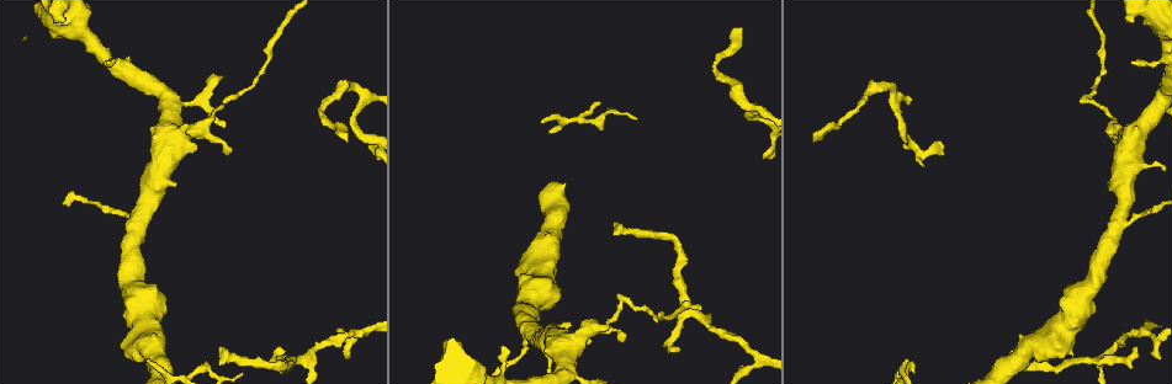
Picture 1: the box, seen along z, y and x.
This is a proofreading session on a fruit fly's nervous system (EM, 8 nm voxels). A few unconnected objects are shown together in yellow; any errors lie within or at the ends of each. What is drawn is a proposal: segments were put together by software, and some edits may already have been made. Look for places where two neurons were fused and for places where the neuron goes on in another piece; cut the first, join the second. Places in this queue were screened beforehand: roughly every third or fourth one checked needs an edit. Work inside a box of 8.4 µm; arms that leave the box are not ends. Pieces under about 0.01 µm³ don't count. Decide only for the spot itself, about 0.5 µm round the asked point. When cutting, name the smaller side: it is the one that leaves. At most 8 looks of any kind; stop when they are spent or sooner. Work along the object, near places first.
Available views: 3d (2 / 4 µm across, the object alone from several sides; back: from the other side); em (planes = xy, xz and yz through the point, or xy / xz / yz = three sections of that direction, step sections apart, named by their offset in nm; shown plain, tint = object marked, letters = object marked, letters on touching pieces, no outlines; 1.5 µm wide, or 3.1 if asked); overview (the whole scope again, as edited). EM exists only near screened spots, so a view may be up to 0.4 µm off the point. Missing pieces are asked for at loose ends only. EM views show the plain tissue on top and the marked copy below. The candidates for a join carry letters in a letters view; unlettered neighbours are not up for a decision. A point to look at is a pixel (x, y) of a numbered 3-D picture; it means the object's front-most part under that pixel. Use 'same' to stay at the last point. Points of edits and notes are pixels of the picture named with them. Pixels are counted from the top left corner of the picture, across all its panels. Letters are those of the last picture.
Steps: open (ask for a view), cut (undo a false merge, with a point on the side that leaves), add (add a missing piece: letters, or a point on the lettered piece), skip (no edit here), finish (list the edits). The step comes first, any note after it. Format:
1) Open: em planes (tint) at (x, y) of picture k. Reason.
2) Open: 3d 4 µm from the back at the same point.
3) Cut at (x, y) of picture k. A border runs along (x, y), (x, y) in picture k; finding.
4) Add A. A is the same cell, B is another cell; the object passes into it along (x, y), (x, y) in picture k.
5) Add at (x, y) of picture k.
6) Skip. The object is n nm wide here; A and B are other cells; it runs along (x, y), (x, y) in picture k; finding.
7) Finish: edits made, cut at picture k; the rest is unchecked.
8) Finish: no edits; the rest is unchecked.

Open: em planes (tint) at (228, 96) of picture 1. Abrupt turn.

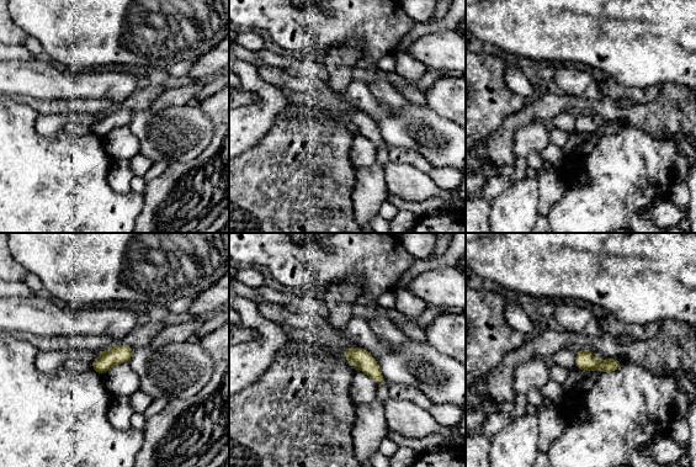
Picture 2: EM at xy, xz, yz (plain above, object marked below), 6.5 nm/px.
Open: em planes (letters) at the same point.

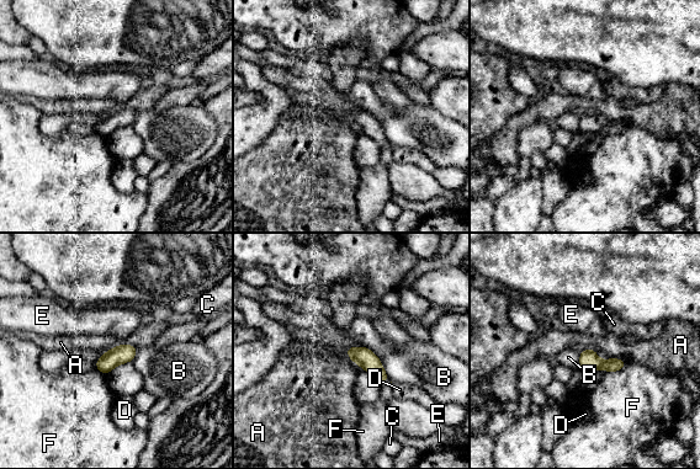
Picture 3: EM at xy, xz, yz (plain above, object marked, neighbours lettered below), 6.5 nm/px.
Skip. The object is 120 nm wide here; A, B, C, D, E and F are other cells; a border runs along (117, 344), (104, 352) in picture 3; continuous, no second neuron.

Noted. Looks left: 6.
Open: 3d 2 µm at (543, 121) of picture 1. Branch stops here.

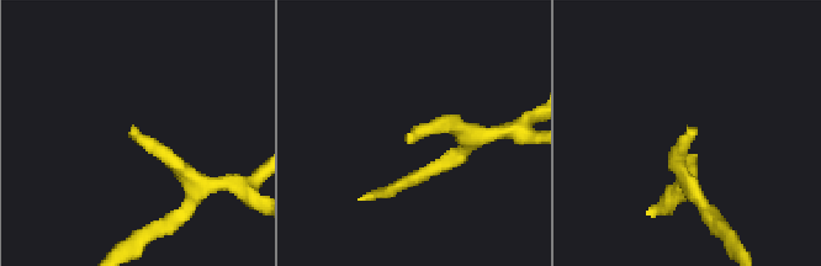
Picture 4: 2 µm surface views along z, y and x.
Open: em planes (letters) at (133, 127) of picture 4. Need the tissue.

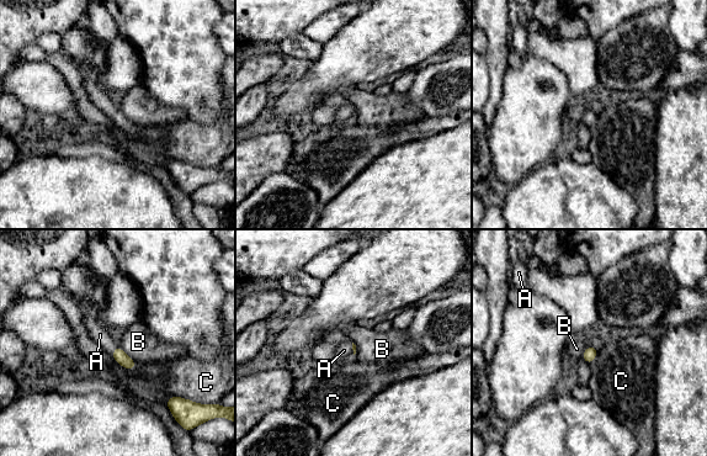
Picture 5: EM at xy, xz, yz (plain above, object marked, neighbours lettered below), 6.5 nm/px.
Add A. A is the same cell, B and C are other cells; the object passes into it along (121, 358), (115, 349), (100, 334) in picture 5; the neuron continues.

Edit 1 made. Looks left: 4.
Open: em planes (letters) at (814, 142) of picture 1. Tapers out.

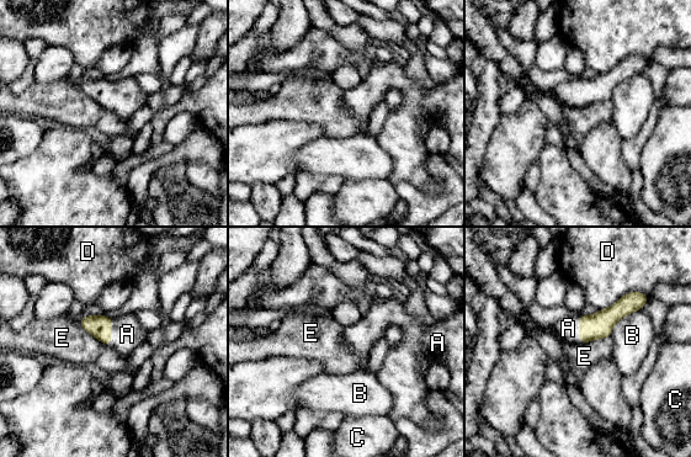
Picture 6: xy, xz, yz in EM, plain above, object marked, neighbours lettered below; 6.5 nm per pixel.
Add A. The longest contact is with D, 360 nm; A is the same cell, B, C, D and E are other cells; it goes on there.

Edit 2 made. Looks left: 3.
Finish: edits made, add at picture 5, add at picture 6; the rest is unchecked.

